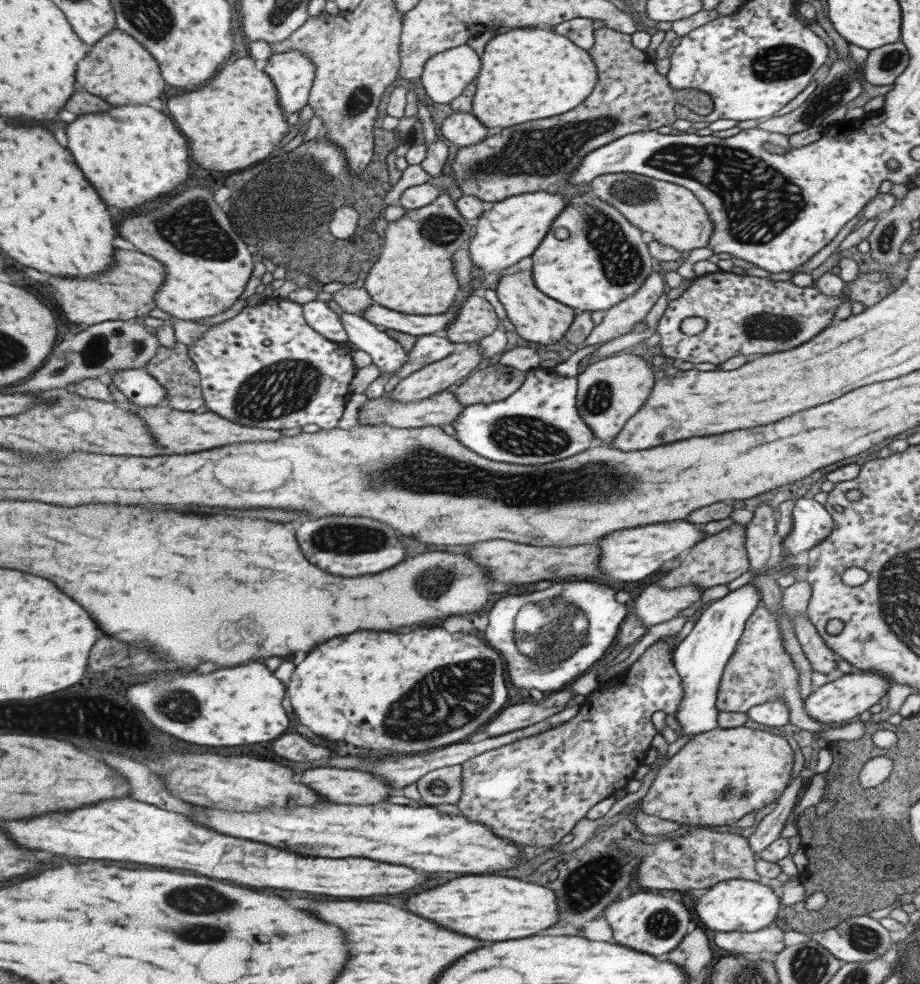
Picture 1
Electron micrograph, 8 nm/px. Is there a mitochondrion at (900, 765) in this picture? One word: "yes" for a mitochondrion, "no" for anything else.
no

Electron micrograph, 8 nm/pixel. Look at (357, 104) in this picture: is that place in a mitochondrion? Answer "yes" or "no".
yes

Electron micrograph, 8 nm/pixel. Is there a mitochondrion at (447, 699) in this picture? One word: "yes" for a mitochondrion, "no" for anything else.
yes

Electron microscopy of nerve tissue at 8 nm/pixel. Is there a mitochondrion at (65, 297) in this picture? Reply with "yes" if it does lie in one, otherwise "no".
no

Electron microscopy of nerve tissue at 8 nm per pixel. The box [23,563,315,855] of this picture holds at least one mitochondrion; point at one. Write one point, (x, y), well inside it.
(175, 706)

